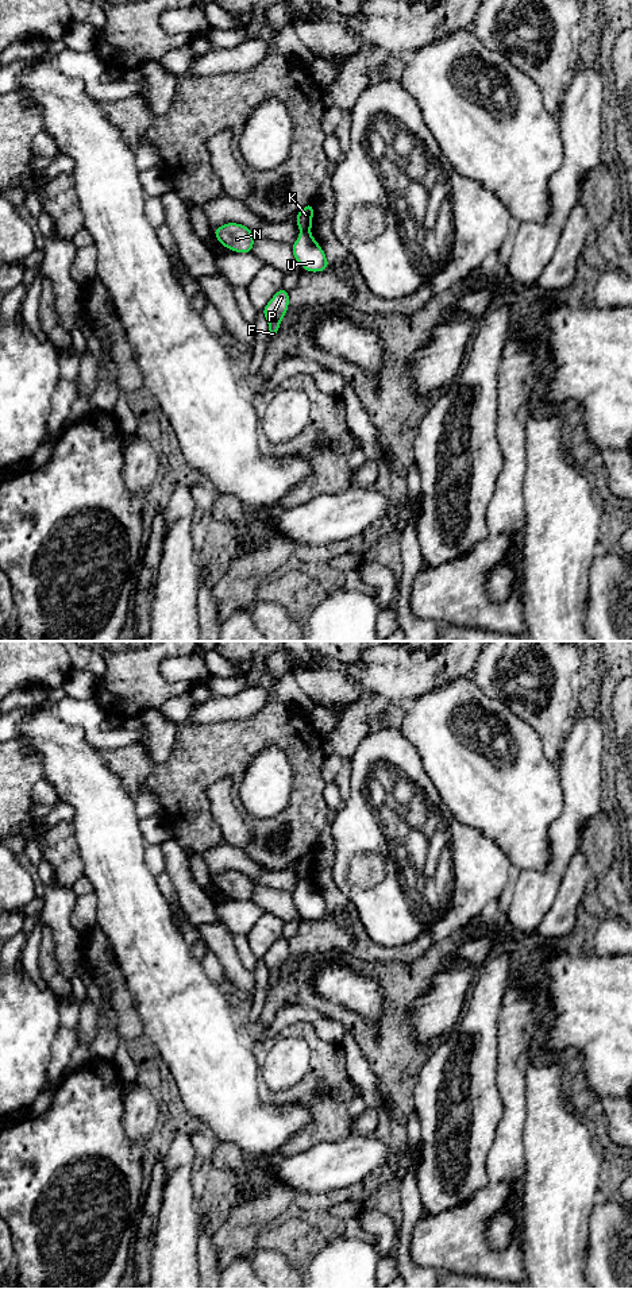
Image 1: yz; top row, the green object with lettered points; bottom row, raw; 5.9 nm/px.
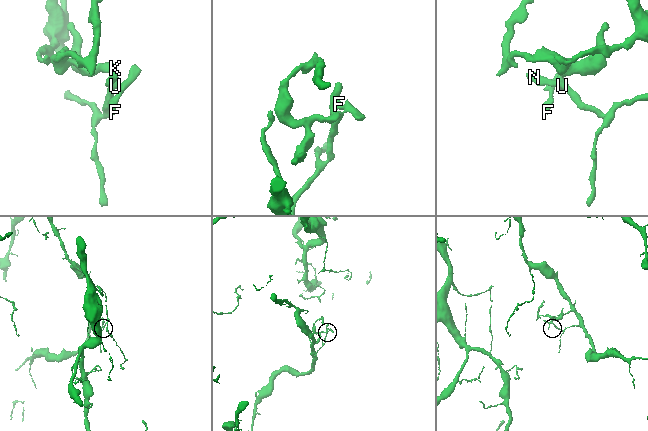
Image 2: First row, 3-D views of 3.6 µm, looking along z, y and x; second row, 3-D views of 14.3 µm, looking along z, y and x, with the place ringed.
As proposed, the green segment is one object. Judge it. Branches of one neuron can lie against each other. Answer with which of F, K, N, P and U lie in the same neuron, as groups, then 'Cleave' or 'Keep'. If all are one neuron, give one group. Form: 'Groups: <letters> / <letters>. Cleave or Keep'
Groups: F N P U / K. Cleave

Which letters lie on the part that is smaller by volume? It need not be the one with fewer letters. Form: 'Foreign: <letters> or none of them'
Foreign: K

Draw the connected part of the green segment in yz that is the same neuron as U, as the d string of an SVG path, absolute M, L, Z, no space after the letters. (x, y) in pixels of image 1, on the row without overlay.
M301 880L292 898L296 908L307 919L324 919L330 914L323 896L309 880Z

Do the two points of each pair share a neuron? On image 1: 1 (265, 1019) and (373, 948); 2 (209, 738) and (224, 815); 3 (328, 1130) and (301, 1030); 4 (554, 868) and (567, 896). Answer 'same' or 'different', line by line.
1: same
2: different
3: same
4: different

